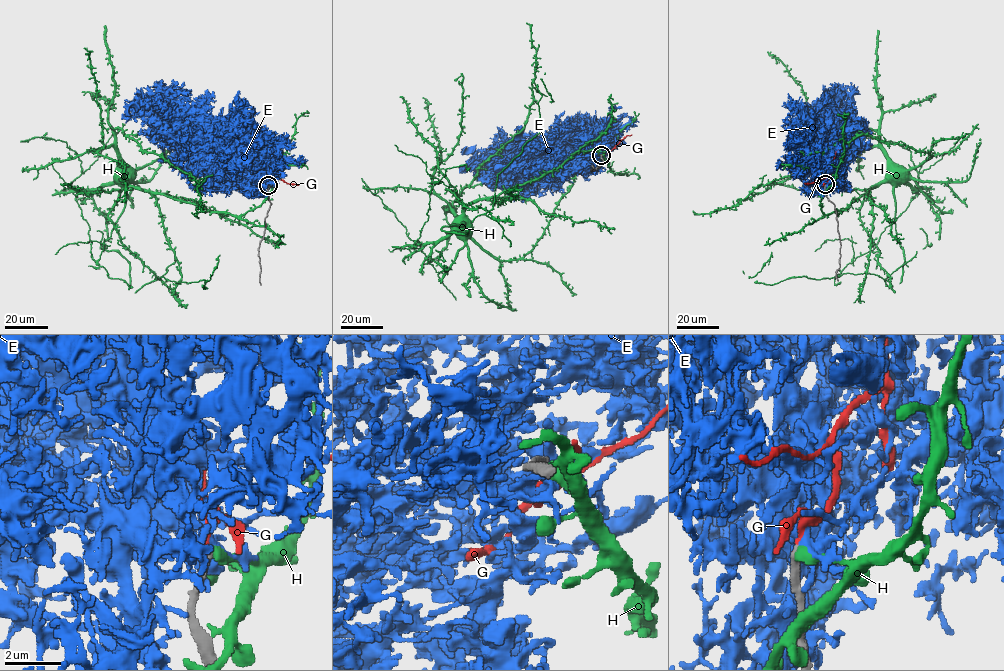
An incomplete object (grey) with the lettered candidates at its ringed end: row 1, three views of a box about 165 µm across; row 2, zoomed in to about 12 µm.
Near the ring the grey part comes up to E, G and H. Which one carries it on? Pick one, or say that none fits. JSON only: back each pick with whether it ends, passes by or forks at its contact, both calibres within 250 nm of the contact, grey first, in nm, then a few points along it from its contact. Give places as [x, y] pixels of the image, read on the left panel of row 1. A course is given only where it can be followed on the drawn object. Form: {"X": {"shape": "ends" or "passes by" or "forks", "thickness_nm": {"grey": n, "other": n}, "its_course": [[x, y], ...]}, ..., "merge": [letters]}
{"merge": []}

